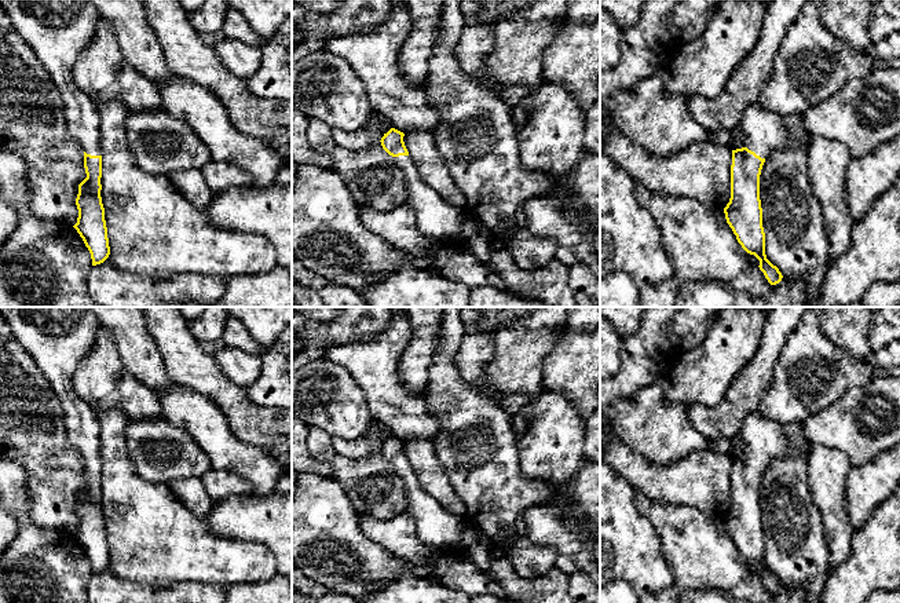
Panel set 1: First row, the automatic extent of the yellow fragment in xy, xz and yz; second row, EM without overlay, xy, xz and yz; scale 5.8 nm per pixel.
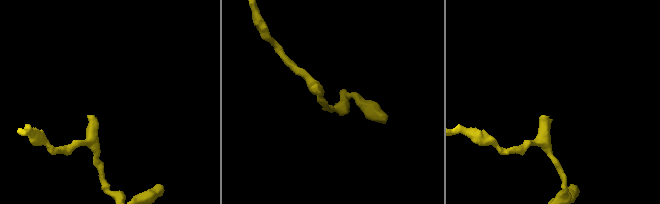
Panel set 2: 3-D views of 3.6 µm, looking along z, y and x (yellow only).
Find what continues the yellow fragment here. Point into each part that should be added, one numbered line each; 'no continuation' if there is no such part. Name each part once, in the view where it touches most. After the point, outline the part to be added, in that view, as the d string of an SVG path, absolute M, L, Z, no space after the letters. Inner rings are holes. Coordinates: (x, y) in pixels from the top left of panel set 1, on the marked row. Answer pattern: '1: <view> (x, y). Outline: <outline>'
1: yz (765, 132). Outline: M760 99L747 107L739 127L743 132L743 147L761 158L790 146L790 135L783 116L769 112Z

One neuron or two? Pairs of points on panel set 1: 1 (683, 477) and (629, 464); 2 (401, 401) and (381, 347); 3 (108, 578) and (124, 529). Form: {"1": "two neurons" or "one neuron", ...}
{"1": "one neuron", "2": "one neuron", "3": "two neurons"}

